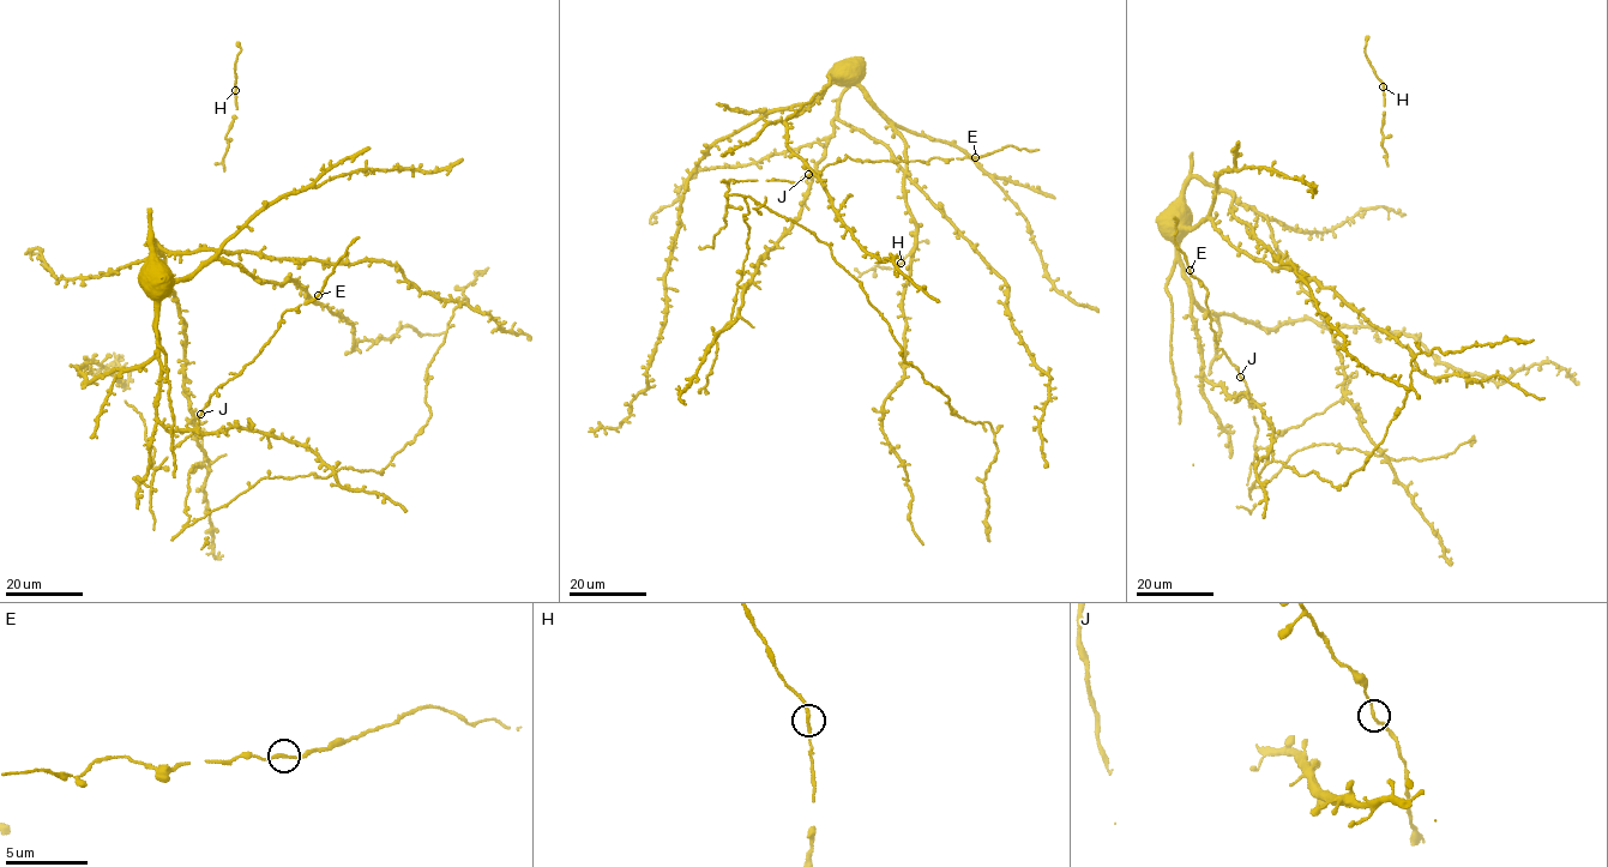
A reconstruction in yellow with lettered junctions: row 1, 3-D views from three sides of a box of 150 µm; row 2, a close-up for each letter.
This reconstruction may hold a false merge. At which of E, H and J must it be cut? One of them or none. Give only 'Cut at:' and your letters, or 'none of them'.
Cut at: none of them

